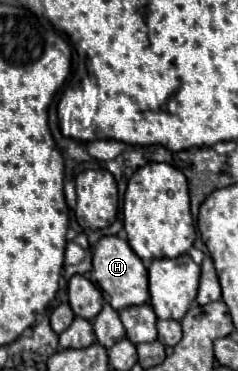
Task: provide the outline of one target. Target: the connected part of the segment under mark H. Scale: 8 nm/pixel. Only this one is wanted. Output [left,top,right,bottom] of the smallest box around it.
[91,236,149,310]

